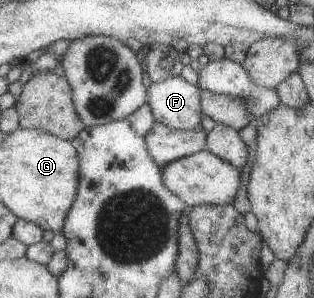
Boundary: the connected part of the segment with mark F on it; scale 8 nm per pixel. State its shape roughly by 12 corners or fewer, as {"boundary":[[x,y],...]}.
{"boundary":[[180,75],[151,83],[155,121],[182,131],[201,126],[200,88]]}

